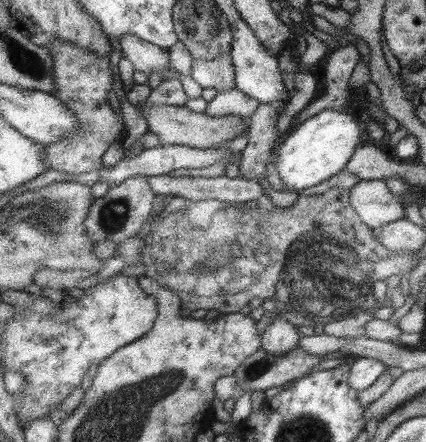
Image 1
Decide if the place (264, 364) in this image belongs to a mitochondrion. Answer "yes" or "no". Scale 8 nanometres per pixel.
yes

